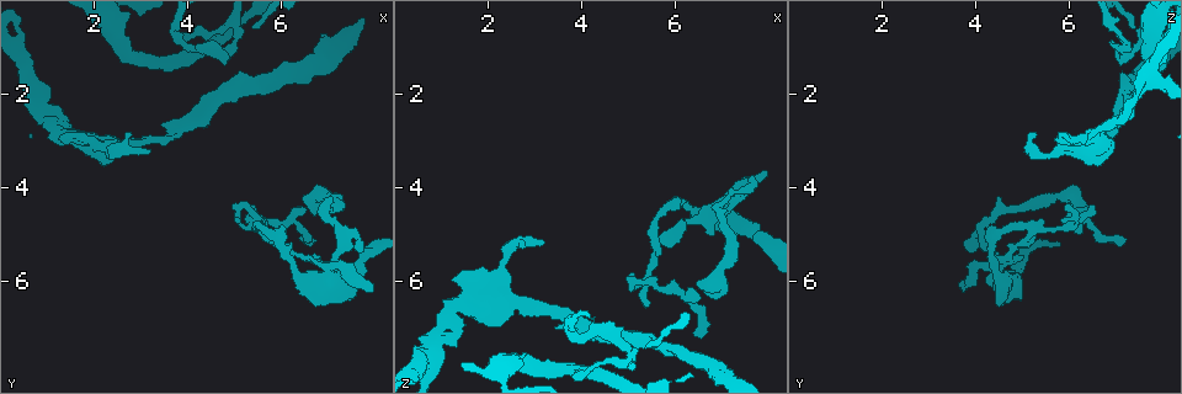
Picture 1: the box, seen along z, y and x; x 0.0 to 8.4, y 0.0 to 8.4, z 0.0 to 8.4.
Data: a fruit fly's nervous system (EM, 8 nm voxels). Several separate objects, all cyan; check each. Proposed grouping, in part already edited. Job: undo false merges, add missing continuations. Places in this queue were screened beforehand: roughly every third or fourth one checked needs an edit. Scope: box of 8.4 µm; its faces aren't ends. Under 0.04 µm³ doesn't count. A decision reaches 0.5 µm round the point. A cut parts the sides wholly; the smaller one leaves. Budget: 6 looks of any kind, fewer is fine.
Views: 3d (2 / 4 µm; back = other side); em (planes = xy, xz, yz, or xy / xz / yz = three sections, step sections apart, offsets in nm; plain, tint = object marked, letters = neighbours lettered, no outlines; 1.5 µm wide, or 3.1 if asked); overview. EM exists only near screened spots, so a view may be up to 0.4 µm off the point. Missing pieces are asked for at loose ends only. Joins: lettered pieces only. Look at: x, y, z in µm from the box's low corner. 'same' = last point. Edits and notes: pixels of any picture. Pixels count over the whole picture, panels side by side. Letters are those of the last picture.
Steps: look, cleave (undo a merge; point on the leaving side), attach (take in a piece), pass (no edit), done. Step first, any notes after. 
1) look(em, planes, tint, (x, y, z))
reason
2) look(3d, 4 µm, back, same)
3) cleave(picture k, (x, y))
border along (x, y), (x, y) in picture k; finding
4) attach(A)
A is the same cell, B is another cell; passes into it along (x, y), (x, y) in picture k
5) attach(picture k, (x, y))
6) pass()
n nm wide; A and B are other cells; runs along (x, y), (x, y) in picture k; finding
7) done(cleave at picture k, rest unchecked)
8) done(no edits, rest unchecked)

look(3d, 4 µm, (1.00, 1.90, 7.75))
thin end

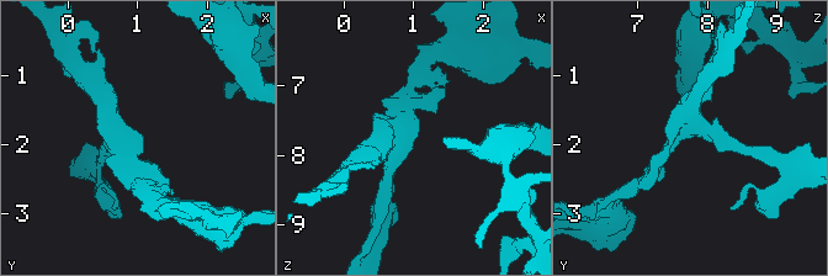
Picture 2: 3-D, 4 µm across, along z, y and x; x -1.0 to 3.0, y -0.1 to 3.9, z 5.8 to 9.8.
look(em, xz, step 4, tint, (1.00, 1.90, 7.75))
need the tissue

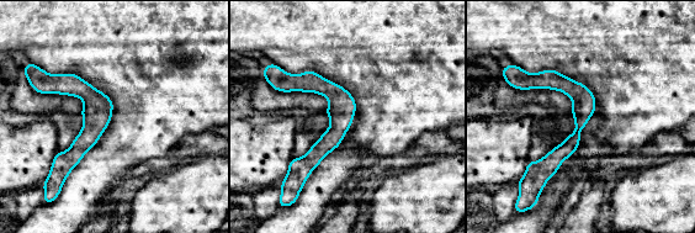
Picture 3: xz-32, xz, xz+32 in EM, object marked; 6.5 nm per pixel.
look(em, planes, letters, same)

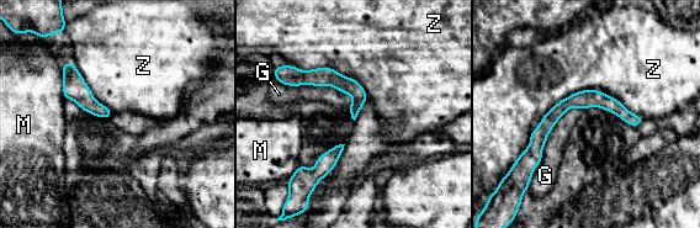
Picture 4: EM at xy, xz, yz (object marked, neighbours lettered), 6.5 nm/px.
pass()
G, M and Z are other cells; border along (642, 116), (578, 90), (518, 157) in picture 4; no lettered piece goes on from it

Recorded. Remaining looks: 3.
look(3d, 2 µm, (6.40, 5.05, 7.10))
end of a long branch

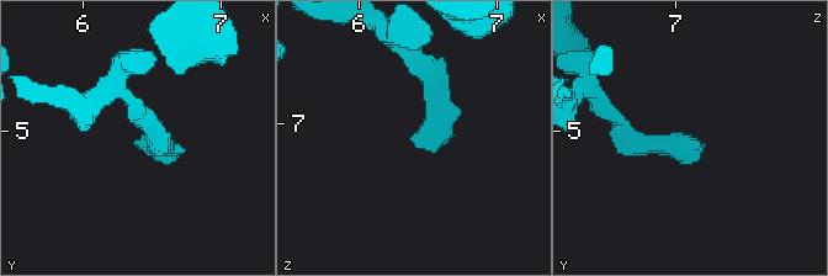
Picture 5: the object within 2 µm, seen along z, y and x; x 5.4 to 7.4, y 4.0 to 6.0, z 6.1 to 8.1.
look(em, yz, step 8, letters, (6.42, 5.08, 7.12))
now the EM

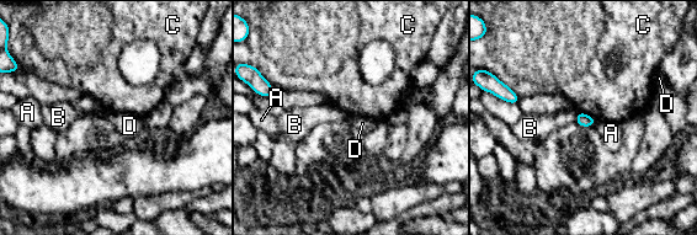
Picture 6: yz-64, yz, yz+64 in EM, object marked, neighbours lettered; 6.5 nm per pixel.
pass()
90 nm wide; A, B, C and D are other cells; no lettered piece goes on from it

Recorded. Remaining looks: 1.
look(em, planes, letters, (6.95, 5.75, 4.50))
arms part here

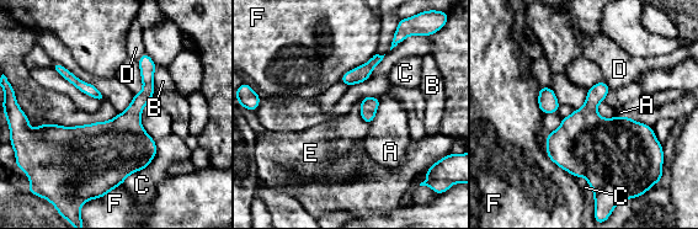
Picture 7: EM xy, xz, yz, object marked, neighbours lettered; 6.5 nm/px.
pass()
A, B, C, D, E and F are other cells; border along (156, 67), (154, 72), (154, 90) in picture 7; all the same cell

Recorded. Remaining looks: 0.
done(no edits, rest unchecked)

